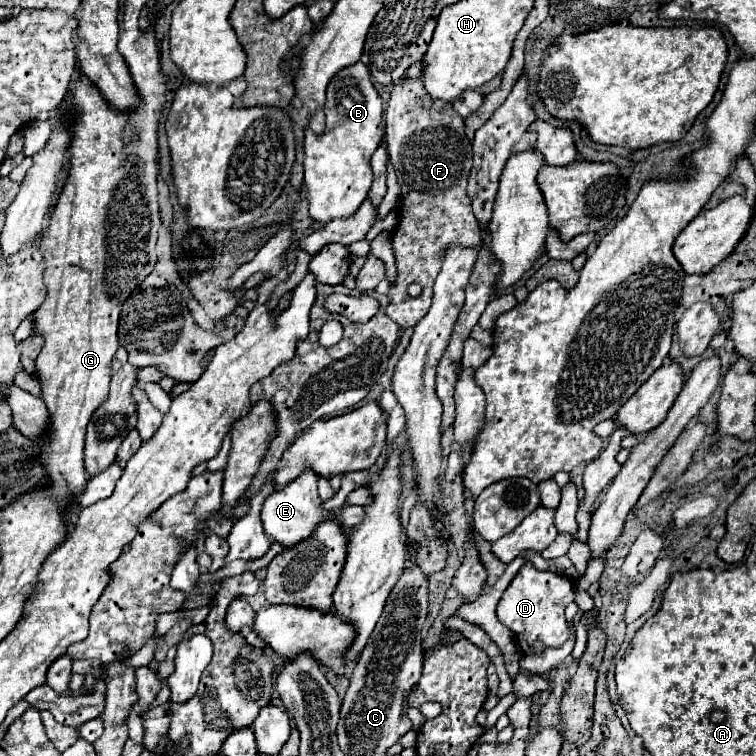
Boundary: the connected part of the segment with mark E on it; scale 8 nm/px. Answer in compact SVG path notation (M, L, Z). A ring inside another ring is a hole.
M305 471L305 473L301 473L299 481L293 481L289 487L285 487L281 491L273 491L265 499L263 509L261 509L263 529L283 549L291 549L291 547L299 545L301 541L305 541L307 537L311 537L315 533L315 529L319 527L319 523L323 523L329 517L327 511L321 509L323 501L319 499L319 493L317 493L317 481L319 481L319 477L313 471Z

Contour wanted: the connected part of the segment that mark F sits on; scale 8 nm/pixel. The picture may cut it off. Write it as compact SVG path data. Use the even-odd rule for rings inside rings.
M401 79L393 87L385 125L389 159L403 191L399 223L393 233L397 285L389 289L391 303L387 315L401 328L409 328L417 325L431 306L433 285L441 271L445 249L451 243L465 247L481 243L481 229L465 193L473 153L471 141L463 131L463 119L453 111L451 103L433 99L421 79ZM411 283L423 287L421 297L413 299L407 295Z

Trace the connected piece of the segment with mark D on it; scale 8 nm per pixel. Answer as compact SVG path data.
M525 563L505 589L497 605L497 617L513 631L521 653L537 655L547 647L561 647L567 641L569 631L565 623L565 607L573 599L575 581L571 577L553 571L539 571L533 563Z

